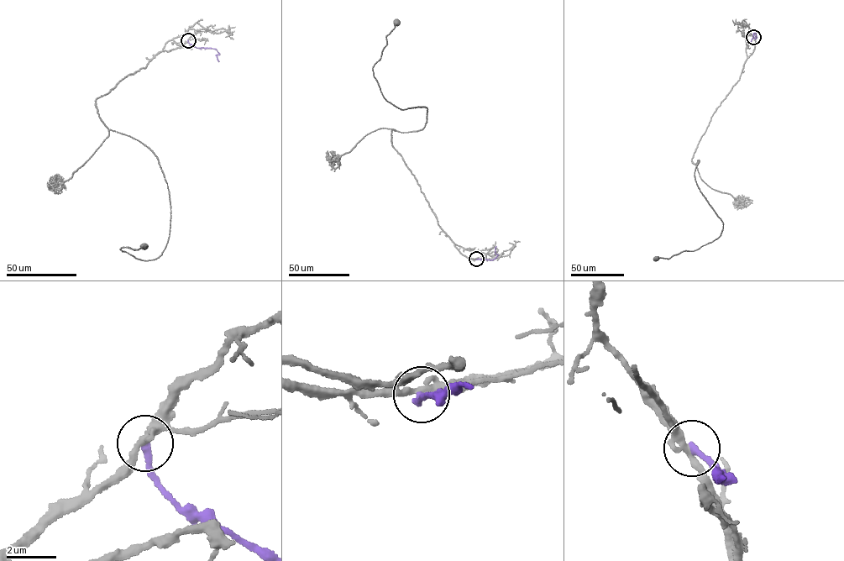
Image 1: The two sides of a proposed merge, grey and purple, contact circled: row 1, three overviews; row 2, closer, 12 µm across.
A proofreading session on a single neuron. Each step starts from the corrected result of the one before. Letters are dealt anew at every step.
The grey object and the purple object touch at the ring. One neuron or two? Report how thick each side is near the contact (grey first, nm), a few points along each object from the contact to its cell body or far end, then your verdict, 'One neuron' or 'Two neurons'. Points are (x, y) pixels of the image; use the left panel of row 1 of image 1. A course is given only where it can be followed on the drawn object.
Thickness 320 nm (grey) against 280 nm. Course of grey: (187, 40), (96, 99), (108, 128), (154, 153), (167, 185), (162, 253), (142, 260), (120, 249), (144, 246). Course of purple: (187, 40), (198, 48), (217, 50), (219, 61). Two neurons

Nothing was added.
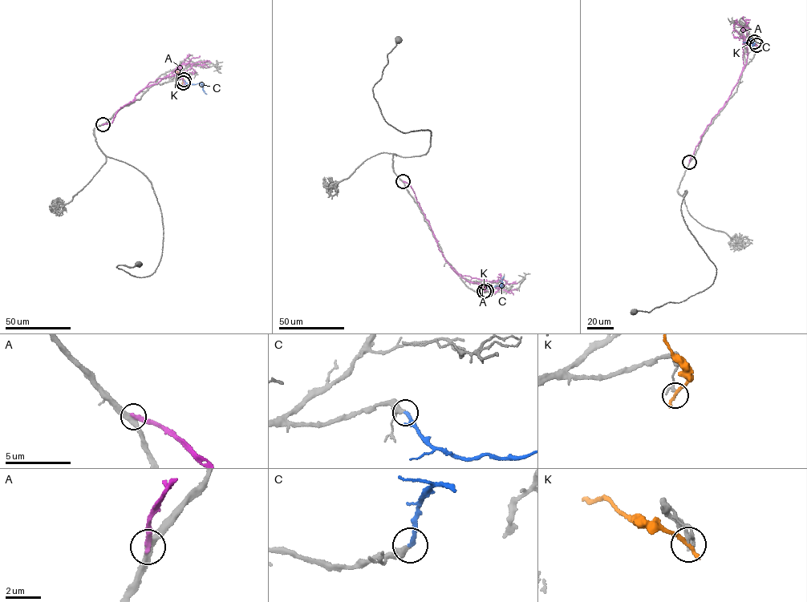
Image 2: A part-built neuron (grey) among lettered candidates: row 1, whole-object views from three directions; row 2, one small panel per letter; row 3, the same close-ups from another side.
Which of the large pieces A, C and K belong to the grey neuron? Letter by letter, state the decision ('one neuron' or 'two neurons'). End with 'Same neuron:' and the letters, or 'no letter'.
A: two neurons
C: one neuron
K: two neurons
Same neuron: C

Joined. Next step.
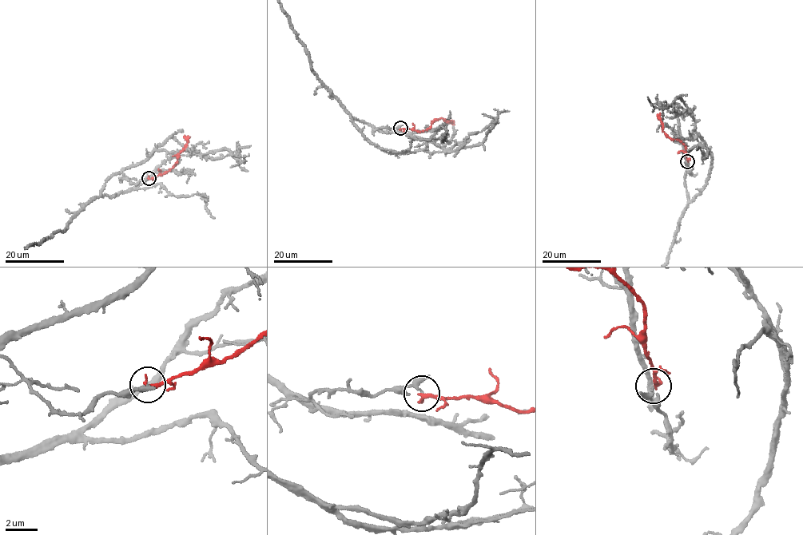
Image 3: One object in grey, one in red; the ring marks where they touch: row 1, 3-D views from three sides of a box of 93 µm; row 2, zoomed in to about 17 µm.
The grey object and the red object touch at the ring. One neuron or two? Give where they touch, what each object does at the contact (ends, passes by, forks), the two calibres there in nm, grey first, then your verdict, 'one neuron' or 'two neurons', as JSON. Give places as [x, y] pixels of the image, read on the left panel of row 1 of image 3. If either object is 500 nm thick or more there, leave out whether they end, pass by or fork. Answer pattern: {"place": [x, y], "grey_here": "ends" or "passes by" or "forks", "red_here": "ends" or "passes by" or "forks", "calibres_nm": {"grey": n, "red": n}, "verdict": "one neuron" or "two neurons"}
{"place": [149, 178], "grey_here": "passes by", "red_here": "ends", "calibres_nm": {"grey": 200, "red": 260}, "verdict": "two neurons"}

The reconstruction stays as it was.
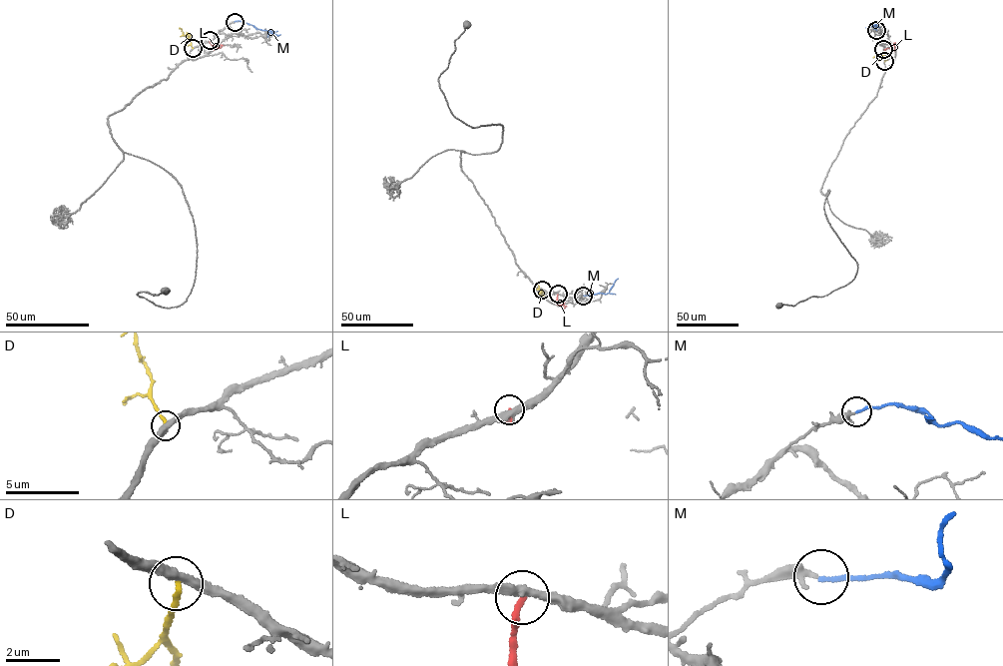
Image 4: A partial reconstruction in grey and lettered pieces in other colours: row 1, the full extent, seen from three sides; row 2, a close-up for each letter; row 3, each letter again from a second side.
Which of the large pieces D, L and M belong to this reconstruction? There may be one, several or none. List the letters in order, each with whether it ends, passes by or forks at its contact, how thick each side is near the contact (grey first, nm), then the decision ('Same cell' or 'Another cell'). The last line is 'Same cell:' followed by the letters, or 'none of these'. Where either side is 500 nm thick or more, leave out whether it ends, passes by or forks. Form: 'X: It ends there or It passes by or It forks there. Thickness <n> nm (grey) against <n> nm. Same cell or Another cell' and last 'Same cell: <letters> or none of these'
D: It ends there. Thickness 360 nm (grey) against 180 nm. Another cell
L: It ends there. Thickness 360 nm (grey) against 200 nm. Another cell
M: It ends there. Thickness 320 nm (grey) against 170 nm. Same cell
Same cell: M

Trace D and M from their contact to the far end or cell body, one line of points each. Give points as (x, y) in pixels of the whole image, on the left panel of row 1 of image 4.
D: (193, 48), (189, 36), (179, 28)
M: (235, 22), (280, 34)

